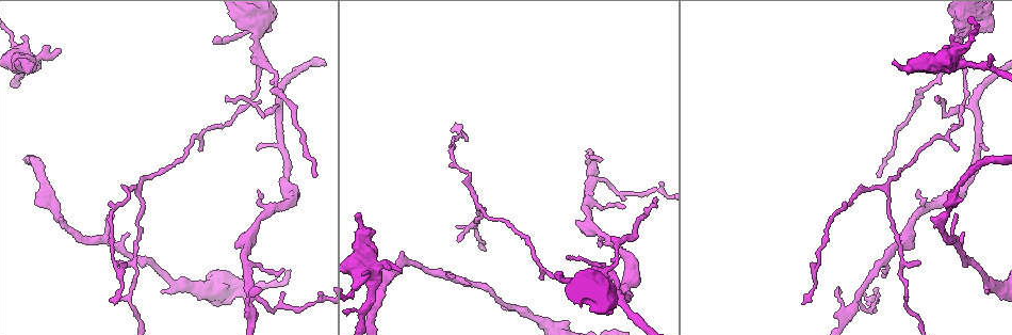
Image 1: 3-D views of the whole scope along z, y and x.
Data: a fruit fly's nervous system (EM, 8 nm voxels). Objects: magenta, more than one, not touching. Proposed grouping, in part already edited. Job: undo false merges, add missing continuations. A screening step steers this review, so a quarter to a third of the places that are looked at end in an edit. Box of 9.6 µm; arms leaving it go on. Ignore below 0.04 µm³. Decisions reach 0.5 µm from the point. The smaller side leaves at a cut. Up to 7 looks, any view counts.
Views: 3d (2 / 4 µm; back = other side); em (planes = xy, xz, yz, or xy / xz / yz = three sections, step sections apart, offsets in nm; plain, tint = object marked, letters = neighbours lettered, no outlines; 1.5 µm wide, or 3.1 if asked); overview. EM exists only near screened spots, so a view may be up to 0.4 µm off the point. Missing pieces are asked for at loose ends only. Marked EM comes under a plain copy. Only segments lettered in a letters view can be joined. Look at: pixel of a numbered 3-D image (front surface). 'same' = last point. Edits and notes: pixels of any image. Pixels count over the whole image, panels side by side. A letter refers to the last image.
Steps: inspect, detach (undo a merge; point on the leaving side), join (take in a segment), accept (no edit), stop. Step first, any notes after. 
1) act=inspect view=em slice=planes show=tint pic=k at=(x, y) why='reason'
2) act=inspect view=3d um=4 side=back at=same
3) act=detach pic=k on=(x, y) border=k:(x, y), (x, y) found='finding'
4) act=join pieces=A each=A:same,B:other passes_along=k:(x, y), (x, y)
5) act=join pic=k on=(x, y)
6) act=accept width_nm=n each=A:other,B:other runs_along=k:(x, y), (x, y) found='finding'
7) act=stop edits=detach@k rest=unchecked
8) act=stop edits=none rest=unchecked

act=inspect view=em slice=yz step=4 show=letters pic=1 at=(566, 257) why='thin end'

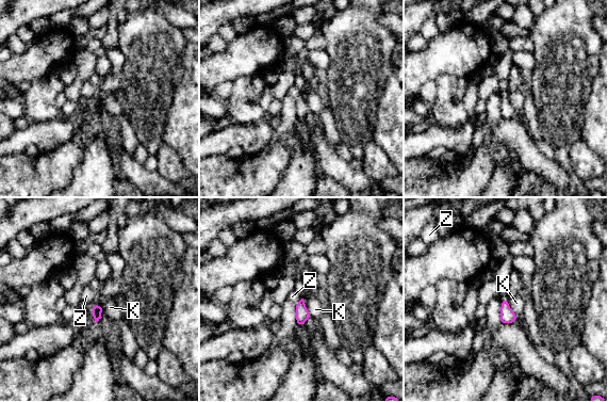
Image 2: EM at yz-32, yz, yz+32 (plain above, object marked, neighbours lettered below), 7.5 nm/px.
act=join pieces=Z longest_contact=K:160nm each=K:other,Z:same passes_along=2:(302, 315), (298, 302), (293, 295) found='the cell continues'

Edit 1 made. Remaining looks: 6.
act=inspect view=overview

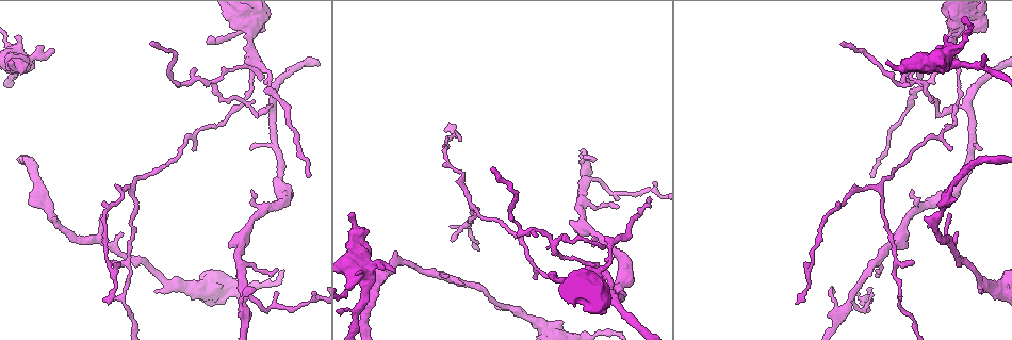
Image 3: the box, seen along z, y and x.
act=inspect view=3d um=2 pic=3 at=(651, 198) why='end of a long branch'

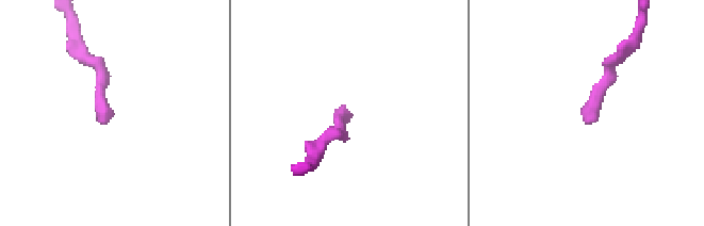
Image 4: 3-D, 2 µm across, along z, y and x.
act=inspect view=em slice=planes show=letters pic=4 at=(586, 119)

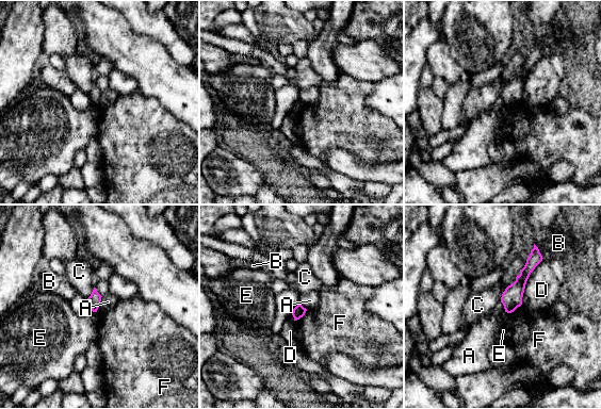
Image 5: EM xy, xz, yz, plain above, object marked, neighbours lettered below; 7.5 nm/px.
act=accept longest_contact=D:400nm each=A:other,B:other,C:other,D:other,E:other,F:other runs_along=5:(535, 250), (507, 309) found='no lettered segment goes on from it'

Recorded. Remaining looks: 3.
act=inspect view=3d um=2 side=back pic=3 at=(944, 35) why='stops while still wide'

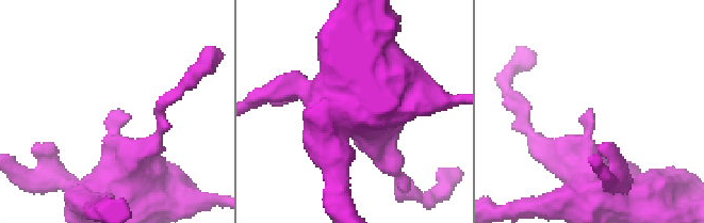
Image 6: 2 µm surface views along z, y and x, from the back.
act=inspect view=em slice=xy step=8 show=letters pic=6 at=(592, 109) why='now the EM'

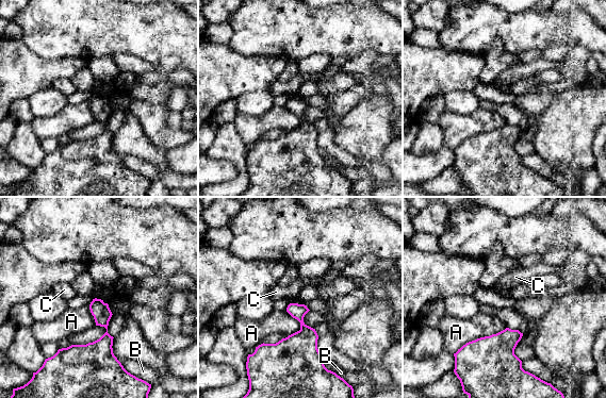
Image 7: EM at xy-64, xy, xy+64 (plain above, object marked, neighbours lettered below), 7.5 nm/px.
act=accept each=A:other,B:other,C:other border=7:(506, 328), (469, 341), (456, 351) found='no lettered segment goes on from it'

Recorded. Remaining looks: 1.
act=stop edits=join@2 rest=unchecked

